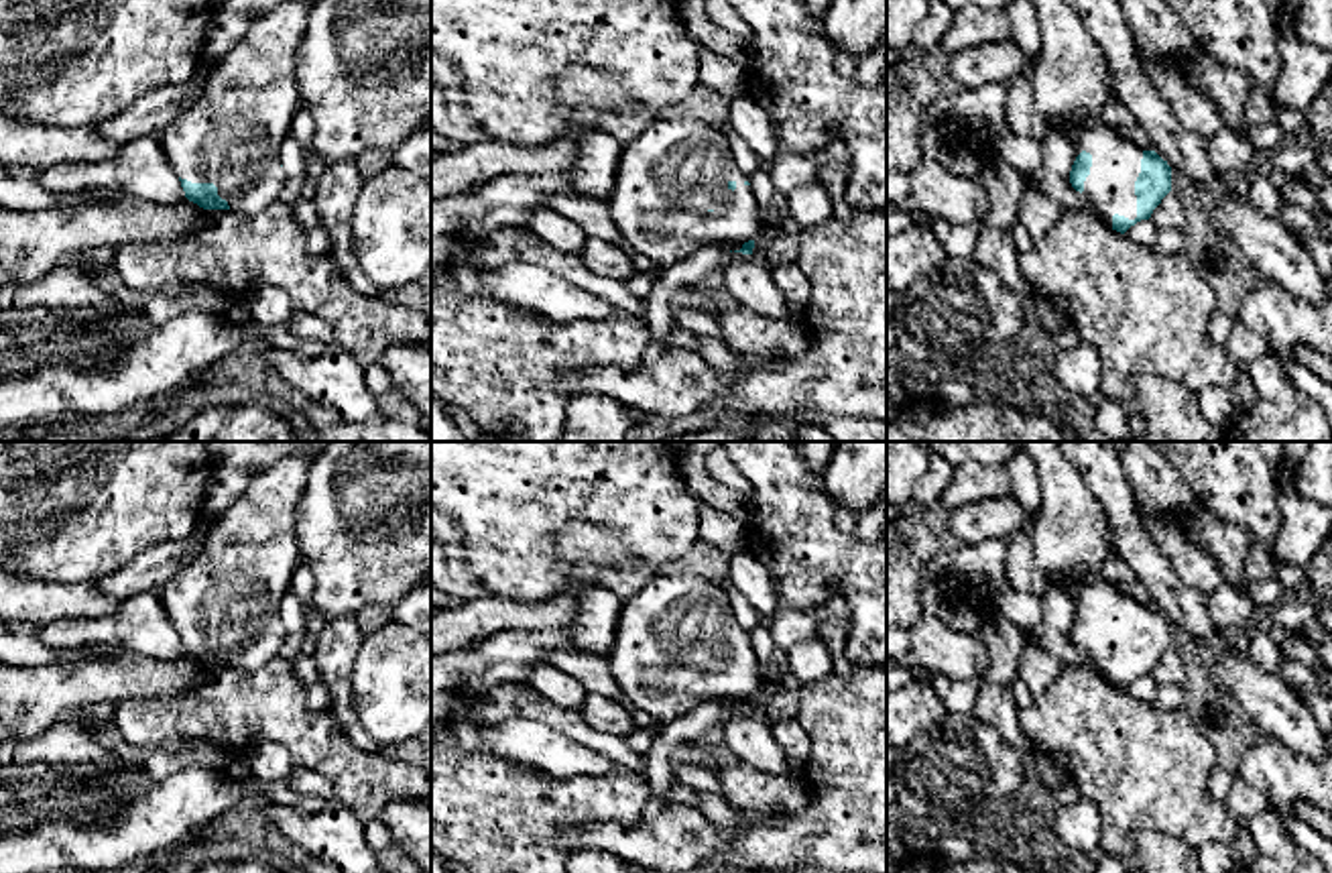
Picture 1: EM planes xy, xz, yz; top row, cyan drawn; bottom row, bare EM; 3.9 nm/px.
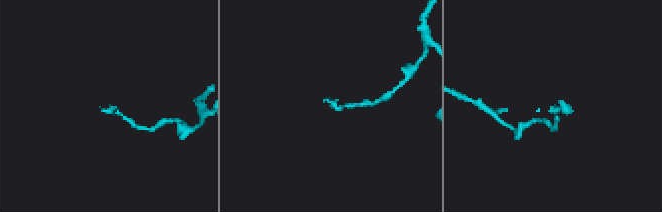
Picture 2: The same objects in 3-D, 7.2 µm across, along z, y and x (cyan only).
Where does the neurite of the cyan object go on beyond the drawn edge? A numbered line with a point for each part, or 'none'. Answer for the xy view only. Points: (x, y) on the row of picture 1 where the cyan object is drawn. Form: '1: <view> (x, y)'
1: xy (232, 135)

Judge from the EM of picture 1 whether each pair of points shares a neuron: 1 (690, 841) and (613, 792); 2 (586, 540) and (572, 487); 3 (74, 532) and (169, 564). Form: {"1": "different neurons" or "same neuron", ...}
{"1": "different neurons", "2": "different neurons", "3": "different neurons"}

